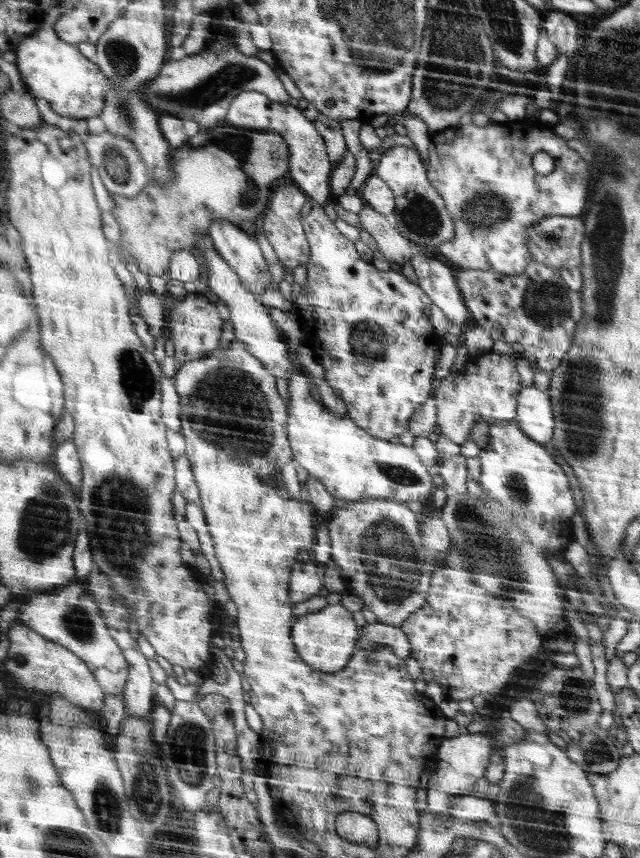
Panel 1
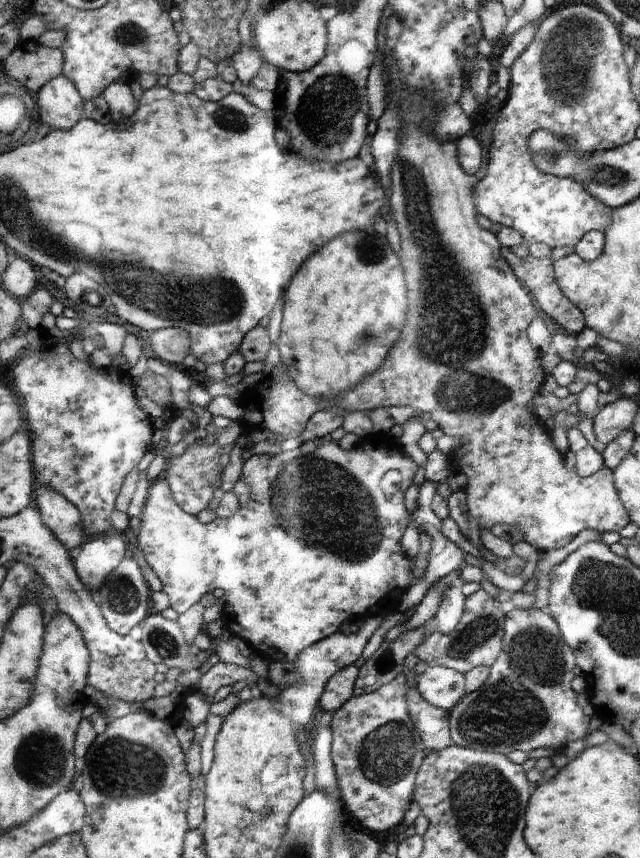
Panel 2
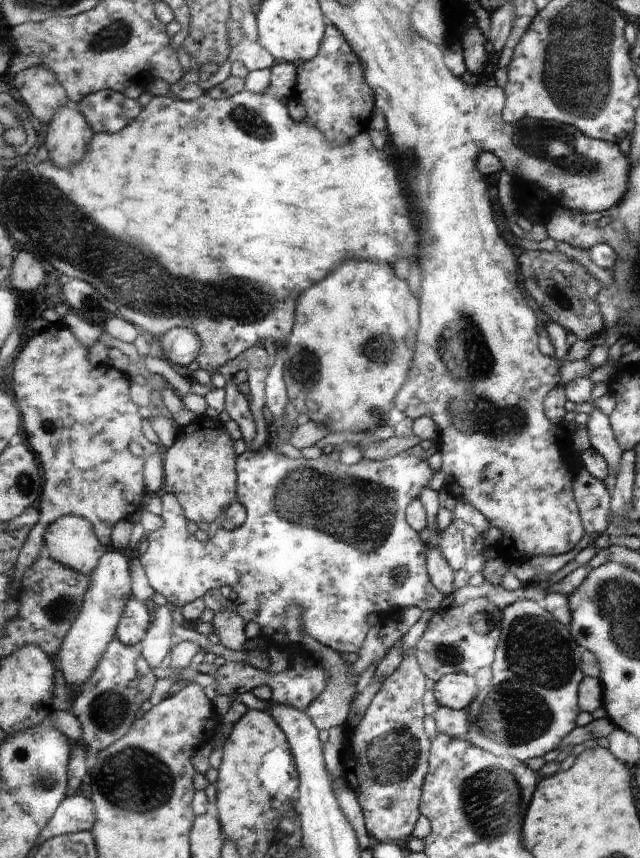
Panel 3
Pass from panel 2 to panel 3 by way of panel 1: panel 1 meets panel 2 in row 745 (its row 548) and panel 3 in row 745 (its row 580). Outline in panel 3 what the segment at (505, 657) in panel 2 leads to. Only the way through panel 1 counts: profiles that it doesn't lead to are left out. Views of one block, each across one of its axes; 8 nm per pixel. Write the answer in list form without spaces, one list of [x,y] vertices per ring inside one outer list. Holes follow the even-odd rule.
[[[520,600],[504,610],[504,640],[500,640],[500,648],[496,648],[495,652],[496,660],[492,660],[489,667],[493,682],[487,689],[478,689],[475,699],[468,704],[468,728],[460,740],[468,741],[494,756],[520,756],[520,760],[544,757],[577,728],[574,722],[578,716],[578,684],[584,676],[580,670],[580,654],[585,649],[576,644],[568,627],[557,622],[536,601]]]

